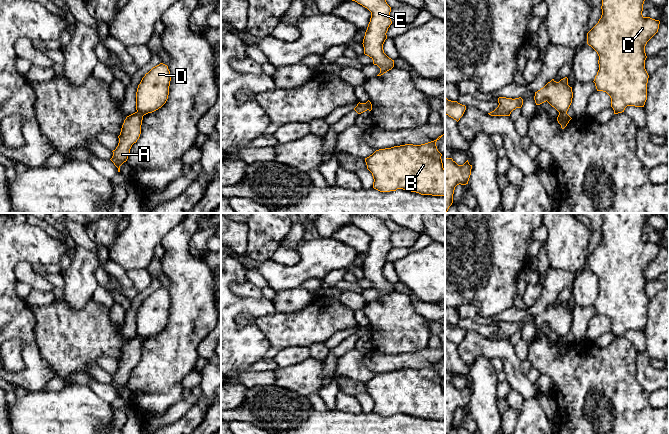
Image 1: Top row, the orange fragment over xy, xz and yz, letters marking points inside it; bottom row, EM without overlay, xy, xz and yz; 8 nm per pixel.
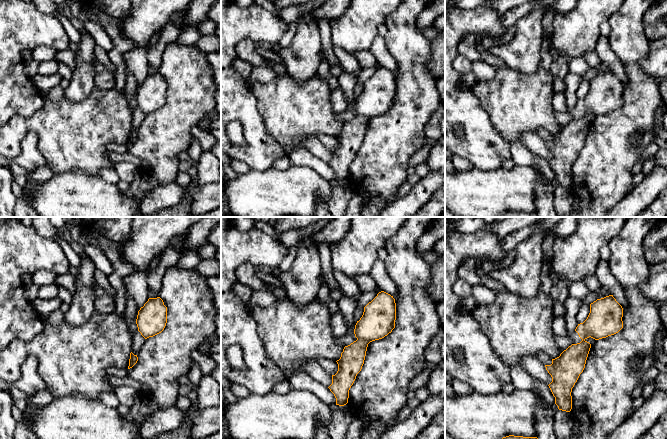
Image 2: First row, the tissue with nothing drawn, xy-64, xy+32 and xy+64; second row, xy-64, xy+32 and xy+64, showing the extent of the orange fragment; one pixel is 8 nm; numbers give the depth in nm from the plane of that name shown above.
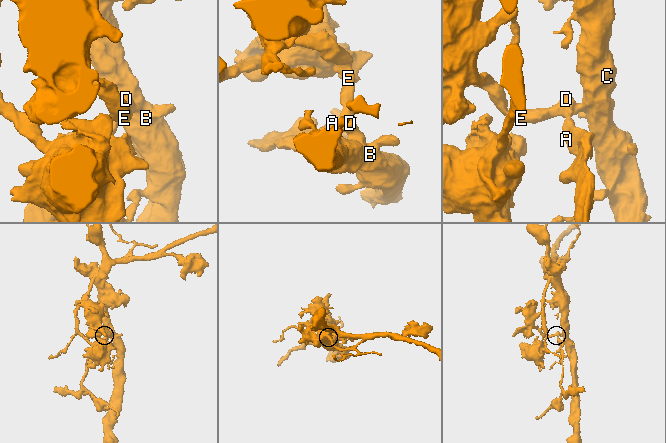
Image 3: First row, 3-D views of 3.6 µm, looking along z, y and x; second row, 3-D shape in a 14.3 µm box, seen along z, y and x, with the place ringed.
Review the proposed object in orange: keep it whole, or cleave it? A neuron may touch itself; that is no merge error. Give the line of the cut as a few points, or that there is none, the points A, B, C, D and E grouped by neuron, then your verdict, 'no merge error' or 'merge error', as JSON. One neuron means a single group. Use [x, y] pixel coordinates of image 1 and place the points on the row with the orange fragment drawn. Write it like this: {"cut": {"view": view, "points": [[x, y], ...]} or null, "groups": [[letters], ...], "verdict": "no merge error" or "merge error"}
{"cut": {"view": "yz", "points": [[559, 112], [566, 113]]}, "groups": [["A"], ["B", "C", "D", "E"]], "verdict": "merge error"}

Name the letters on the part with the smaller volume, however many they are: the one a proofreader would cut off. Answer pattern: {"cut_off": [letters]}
{"cut_off": ["A"]}

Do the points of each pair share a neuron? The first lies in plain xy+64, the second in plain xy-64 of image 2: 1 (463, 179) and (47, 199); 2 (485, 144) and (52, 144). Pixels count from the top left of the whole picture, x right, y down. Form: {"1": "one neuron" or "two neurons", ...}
{"1": "one neuron", "2": "two neurons"}

